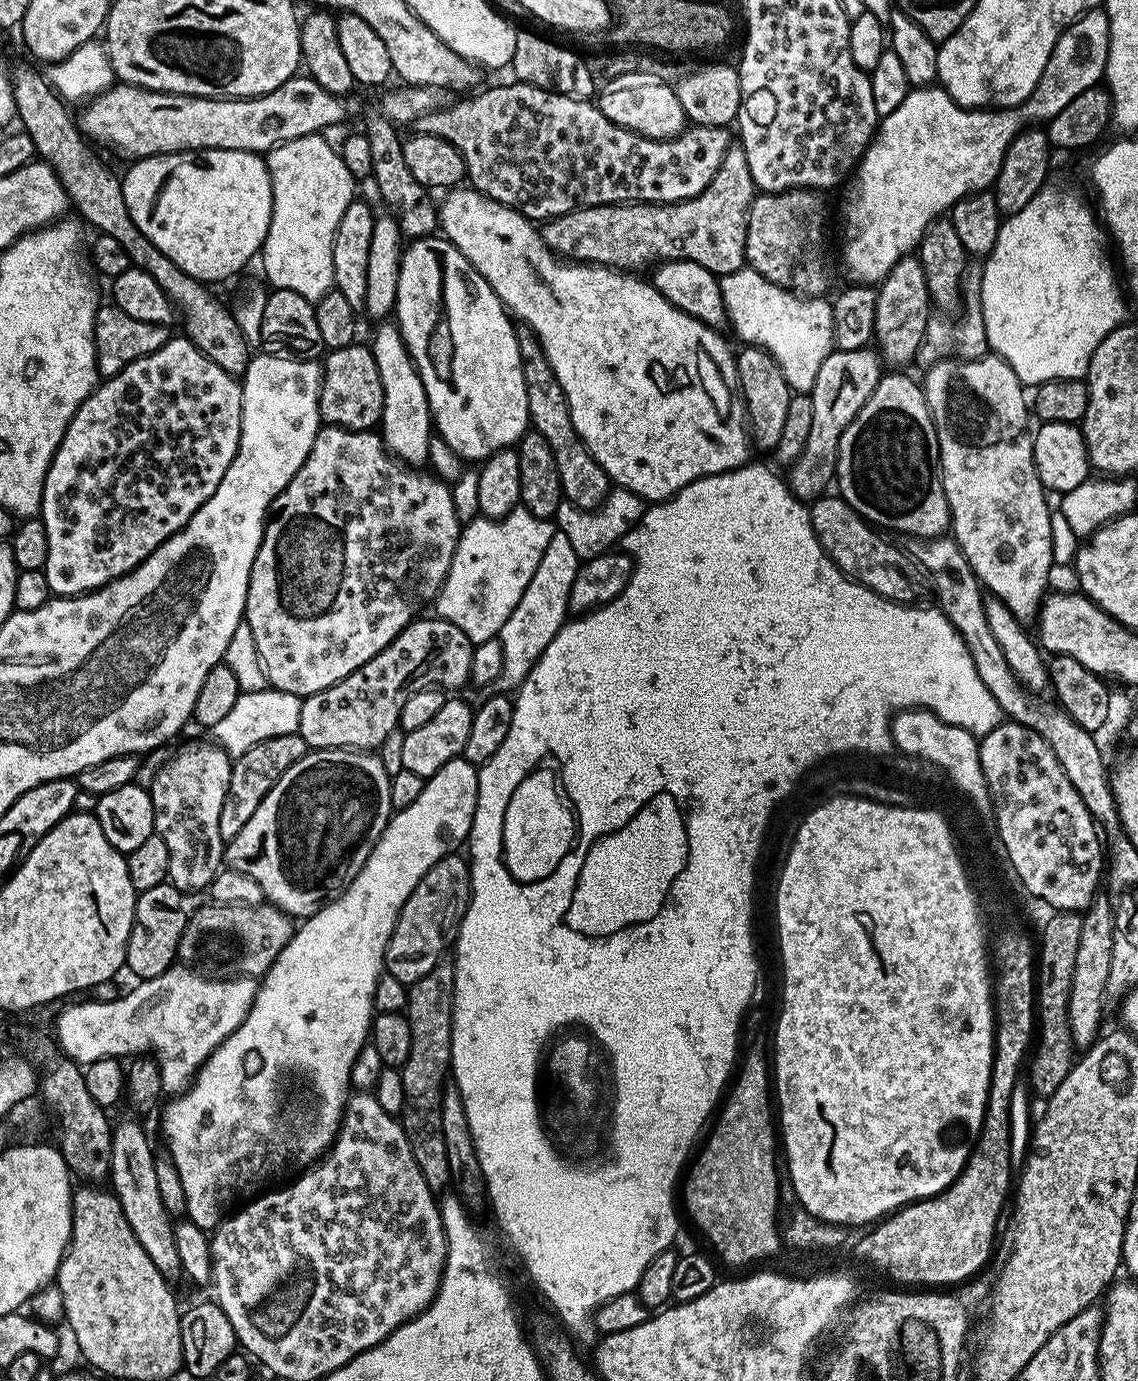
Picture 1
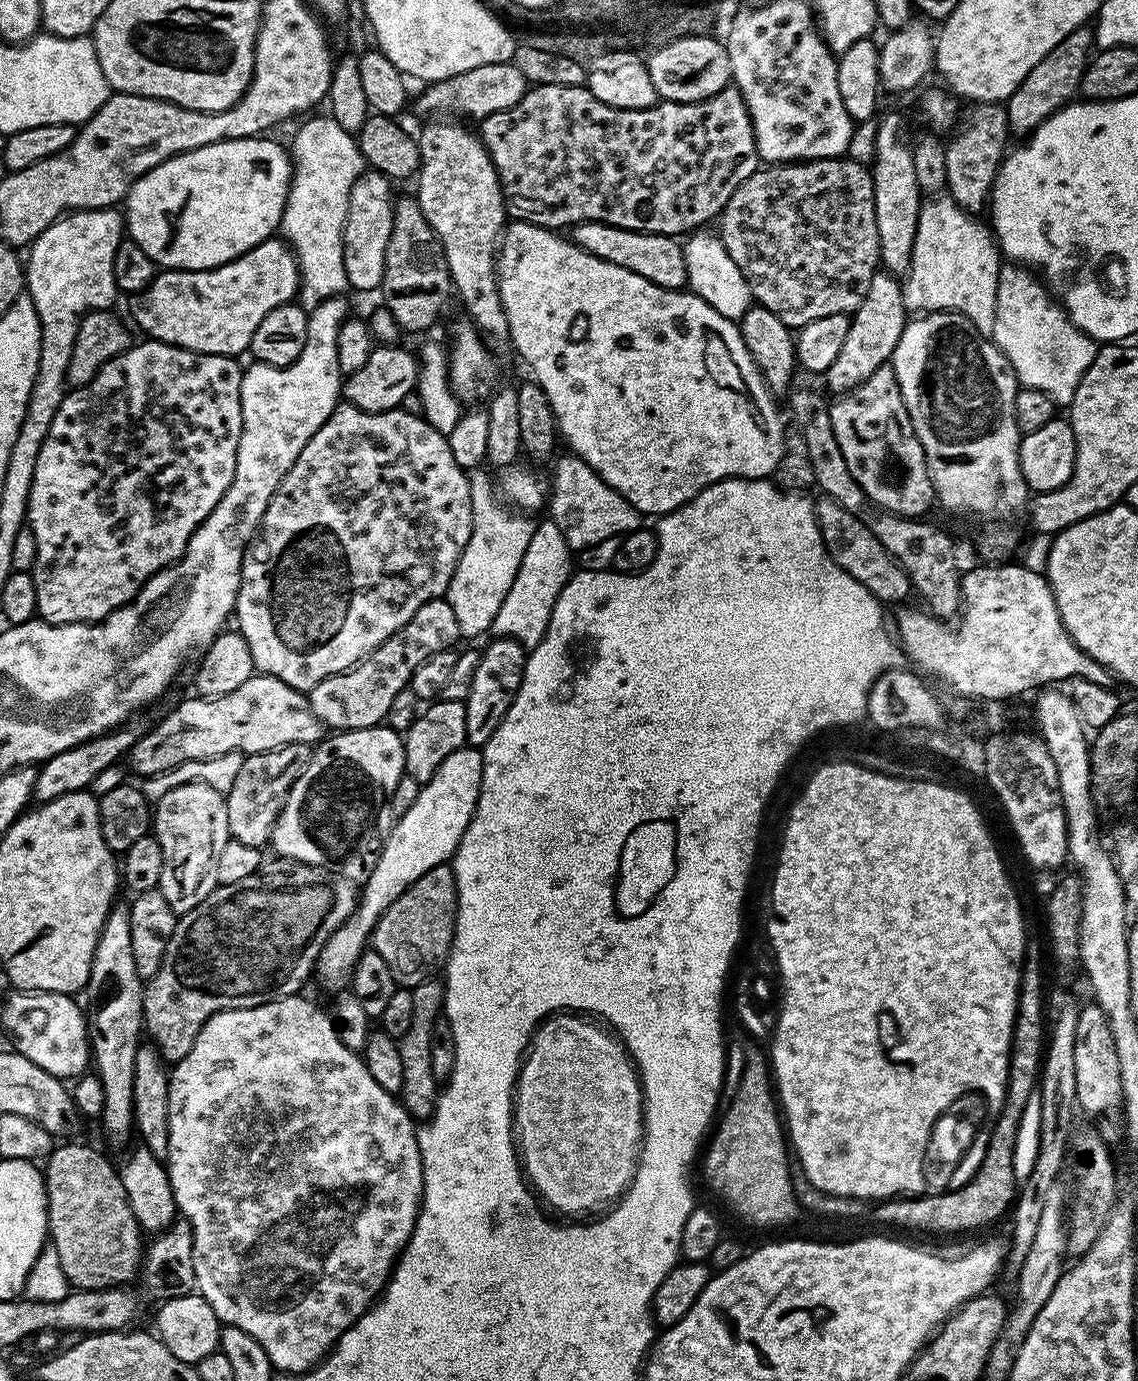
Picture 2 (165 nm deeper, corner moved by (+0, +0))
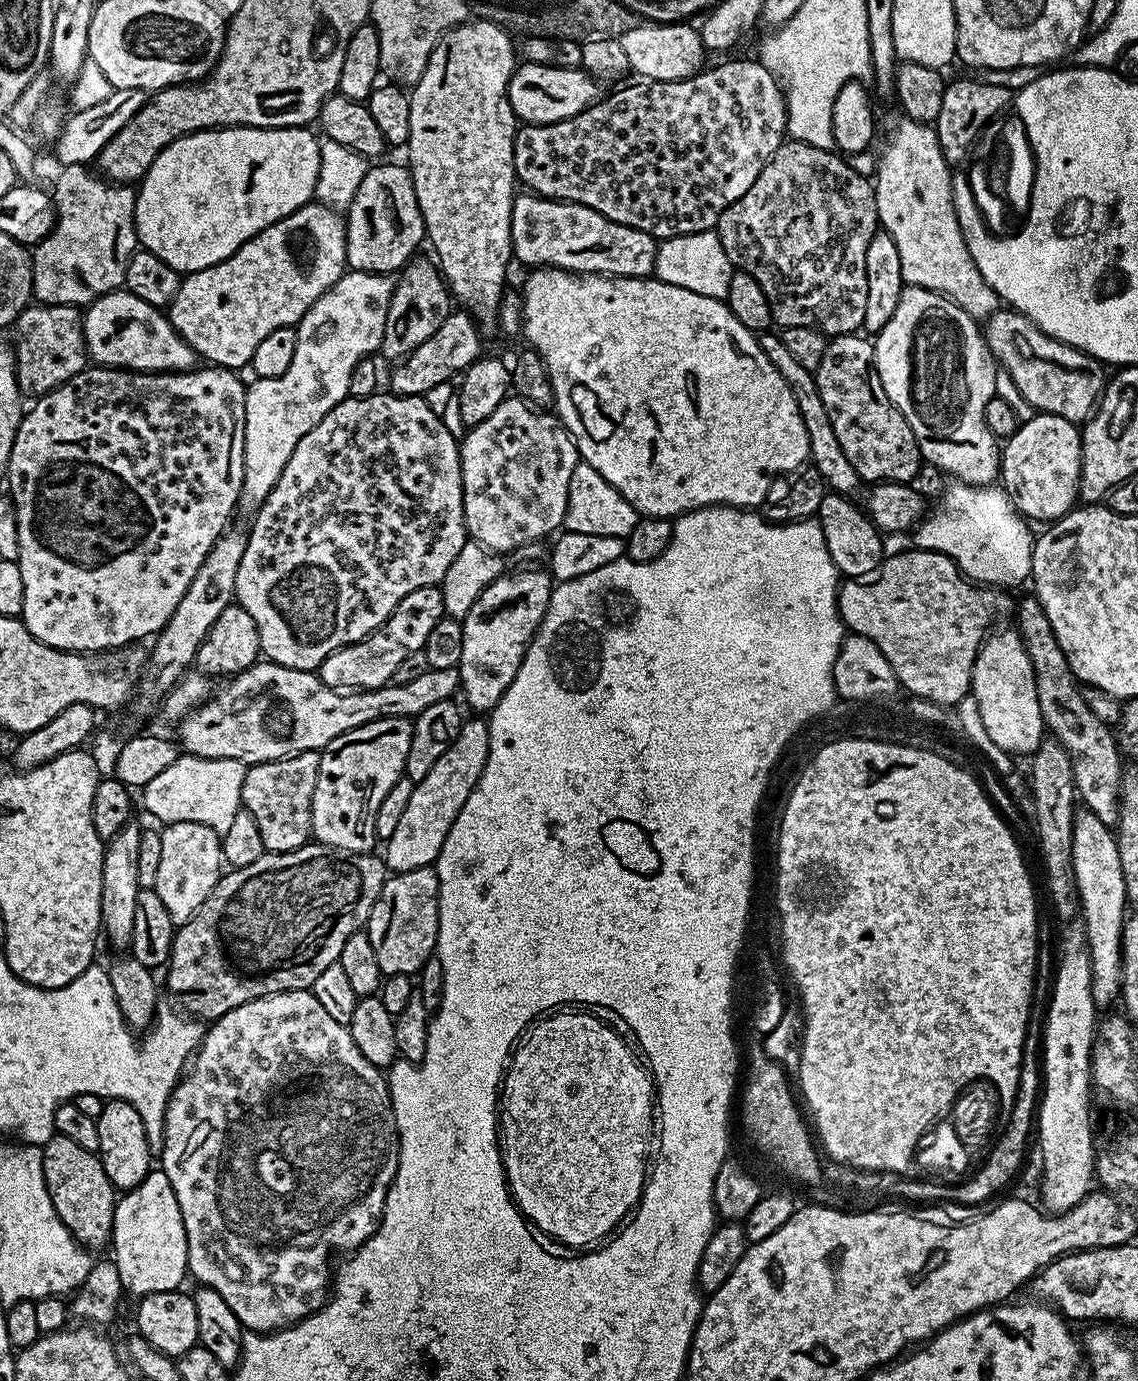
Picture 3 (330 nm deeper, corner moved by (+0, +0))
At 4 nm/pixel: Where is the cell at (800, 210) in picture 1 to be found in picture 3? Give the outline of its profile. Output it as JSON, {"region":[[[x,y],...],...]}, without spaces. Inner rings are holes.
{"region":[[[789,139],[781,144],[780,149],[766,162],[762,174],[754,178],[754,186],[742,194],[720,216],[716,223],[715,233],[720,237],[722,246],[726,250],[728,260],[739,271],[748,272],[762,286],[762,294],[766,294],[766,302],[770,302],[772,319],[781,329],[786,328],[817,328],[825,337],[846,336],[856,334],[863,329],[866,318],[866,246],[870,246],[870,238],[878,231],[876,219],[876,189],[873,181],[868,180],[856,168],[851,168],[849,161],[835,151],[828,152],[827,147],[810,146],[801,140]]]}

